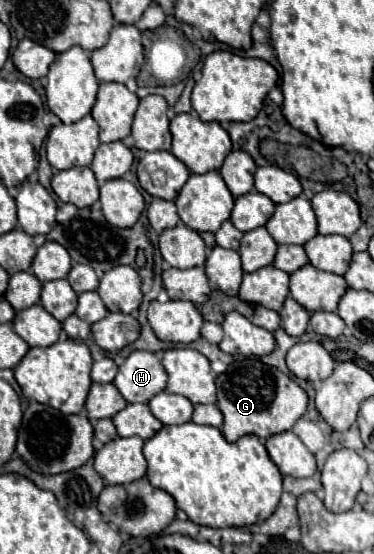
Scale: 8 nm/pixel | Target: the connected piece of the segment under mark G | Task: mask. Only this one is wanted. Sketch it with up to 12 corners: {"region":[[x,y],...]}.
{"region":[[259,358],[217,376],[223,436],[269,438],[307,410],[305,390]]}

